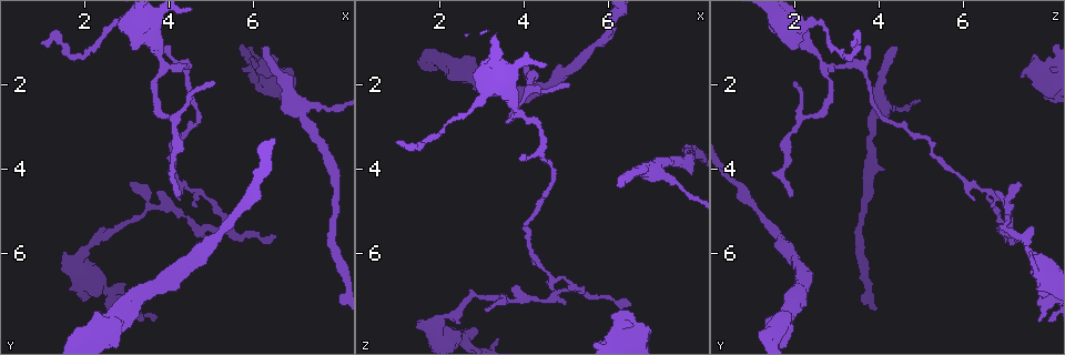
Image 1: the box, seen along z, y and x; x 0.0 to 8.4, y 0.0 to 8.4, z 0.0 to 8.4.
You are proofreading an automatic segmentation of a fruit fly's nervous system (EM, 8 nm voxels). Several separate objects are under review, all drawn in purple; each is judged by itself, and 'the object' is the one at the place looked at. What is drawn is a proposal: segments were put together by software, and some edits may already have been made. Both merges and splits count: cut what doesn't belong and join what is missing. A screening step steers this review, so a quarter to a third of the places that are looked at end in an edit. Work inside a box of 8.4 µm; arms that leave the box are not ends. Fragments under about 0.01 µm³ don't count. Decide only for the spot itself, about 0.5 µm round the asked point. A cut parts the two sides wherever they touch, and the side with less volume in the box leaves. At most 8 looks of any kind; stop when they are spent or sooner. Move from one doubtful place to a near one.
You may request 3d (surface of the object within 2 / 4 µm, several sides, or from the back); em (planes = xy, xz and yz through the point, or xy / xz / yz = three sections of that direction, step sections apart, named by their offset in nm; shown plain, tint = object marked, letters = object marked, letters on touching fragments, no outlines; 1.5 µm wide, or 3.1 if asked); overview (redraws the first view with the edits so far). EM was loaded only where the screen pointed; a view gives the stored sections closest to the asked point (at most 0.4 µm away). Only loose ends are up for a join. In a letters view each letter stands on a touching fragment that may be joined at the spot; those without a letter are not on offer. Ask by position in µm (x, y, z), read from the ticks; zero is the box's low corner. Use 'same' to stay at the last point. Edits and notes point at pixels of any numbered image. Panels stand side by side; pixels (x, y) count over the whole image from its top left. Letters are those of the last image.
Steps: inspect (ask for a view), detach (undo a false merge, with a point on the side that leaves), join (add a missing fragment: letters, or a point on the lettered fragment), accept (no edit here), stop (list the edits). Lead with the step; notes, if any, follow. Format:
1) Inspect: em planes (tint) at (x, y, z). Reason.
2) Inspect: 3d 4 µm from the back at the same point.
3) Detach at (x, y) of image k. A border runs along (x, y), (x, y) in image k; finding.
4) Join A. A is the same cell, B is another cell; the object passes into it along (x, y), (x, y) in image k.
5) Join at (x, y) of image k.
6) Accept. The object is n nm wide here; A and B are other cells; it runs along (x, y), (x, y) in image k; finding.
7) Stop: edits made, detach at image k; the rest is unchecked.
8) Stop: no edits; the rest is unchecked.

Inspect: em planes (letters) at (6.30, 1.10, 4.45). An open end.

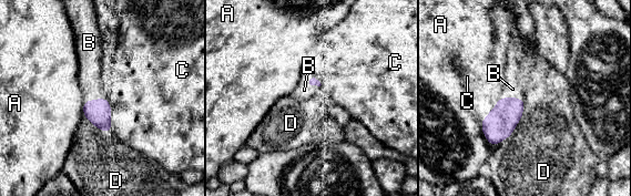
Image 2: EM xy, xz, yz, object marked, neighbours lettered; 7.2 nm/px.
Join B. The longest contact is with D, 420 nm; B is the same cell, A, C and D are other cells; the neuron continues.

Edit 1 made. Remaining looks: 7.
Inspect: em xz step 8 (tint) at (5.30, 5.10, 6.80). Abrupt turn.

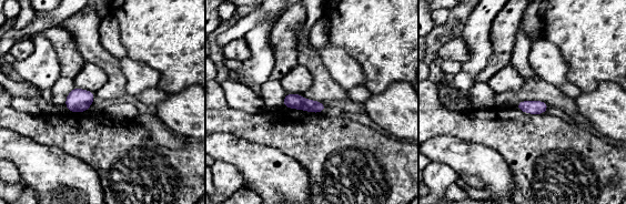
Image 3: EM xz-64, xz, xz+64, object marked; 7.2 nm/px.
Inspect: em planes (letters) at the same point.

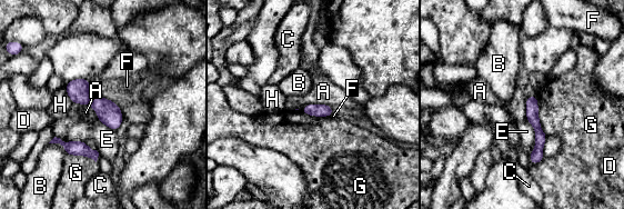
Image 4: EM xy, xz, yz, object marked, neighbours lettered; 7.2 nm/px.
Detach at (79, 90) of image 4. The object is 100 nm wide here; A, B, C, D, E, F, G and H are other cells; a border runs along (94, 96), (89, 102) in image 4; a second neuron is stuck on.

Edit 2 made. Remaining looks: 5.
Inspect: overview. Redraw.

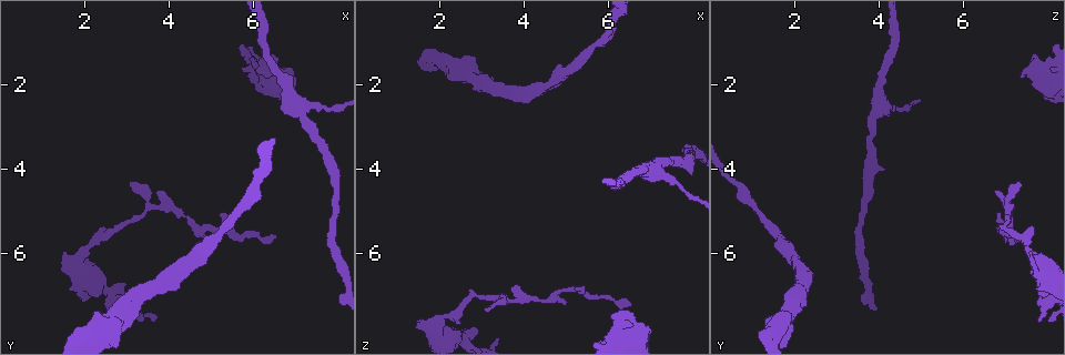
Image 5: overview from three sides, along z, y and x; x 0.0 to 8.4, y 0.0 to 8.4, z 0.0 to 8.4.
Inspect: 3d 2 µm at (3.10, 4.40, 7.35). An open end.

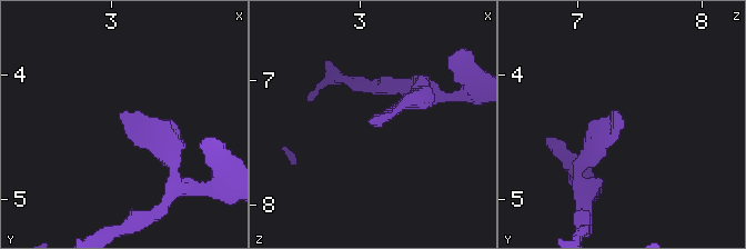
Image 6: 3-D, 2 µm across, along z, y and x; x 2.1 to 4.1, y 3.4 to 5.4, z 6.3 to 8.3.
Inspect: em yz step 4 (letters) at (3.10, 4.32, 7.36). Now the EM.

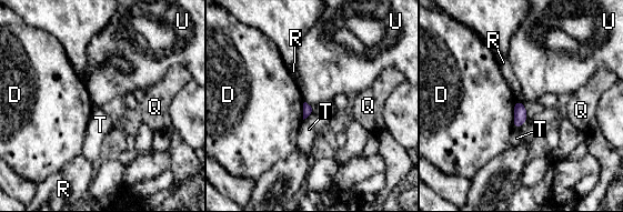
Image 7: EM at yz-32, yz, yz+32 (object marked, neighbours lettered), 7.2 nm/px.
Accept. The longest contact is with D, 220 nm; D, Q, R, T and U are other cells; no lettered fragment goes on from it.

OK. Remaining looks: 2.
Stop: edits made, join at image 2, detach at image 4; the rest is unchecked.

